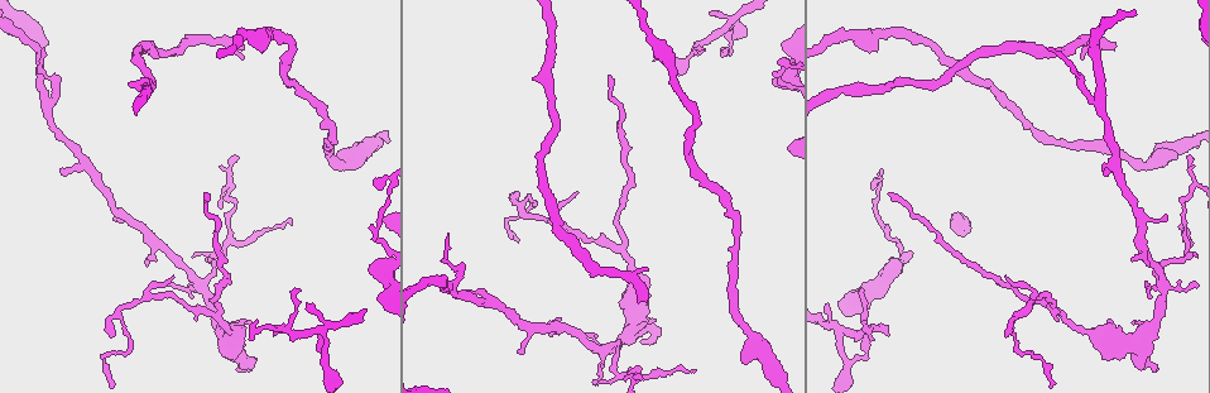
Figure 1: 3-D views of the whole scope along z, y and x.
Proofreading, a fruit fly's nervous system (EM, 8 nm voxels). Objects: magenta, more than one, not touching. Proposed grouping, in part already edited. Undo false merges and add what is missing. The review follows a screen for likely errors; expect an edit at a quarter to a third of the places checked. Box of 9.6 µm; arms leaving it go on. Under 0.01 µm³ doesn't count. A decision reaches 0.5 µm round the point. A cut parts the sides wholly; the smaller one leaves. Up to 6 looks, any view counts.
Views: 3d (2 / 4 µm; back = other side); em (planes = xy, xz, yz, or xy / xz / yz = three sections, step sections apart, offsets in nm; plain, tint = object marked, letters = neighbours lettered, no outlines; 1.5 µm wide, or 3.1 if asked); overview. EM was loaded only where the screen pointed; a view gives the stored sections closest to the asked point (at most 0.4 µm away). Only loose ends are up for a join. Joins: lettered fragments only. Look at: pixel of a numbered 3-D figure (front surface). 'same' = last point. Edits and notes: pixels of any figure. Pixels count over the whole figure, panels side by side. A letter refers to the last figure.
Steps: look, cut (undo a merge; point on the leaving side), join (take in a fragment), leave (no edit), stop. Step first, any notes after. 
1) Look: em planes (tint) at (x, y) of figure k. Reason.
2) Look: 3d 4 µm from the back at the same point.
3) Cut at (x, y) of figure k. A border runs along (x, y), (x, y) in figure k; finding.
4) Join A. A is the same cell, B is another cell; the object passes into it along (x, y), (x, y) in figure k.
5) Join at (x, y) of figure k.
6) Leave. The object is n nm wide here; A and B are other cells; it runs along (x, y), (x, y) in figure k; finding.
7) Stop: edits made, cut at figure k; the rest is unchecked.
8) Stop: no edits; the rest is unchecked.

Look: em planes (letters) at (290, 218) of figure 1. Thin end.

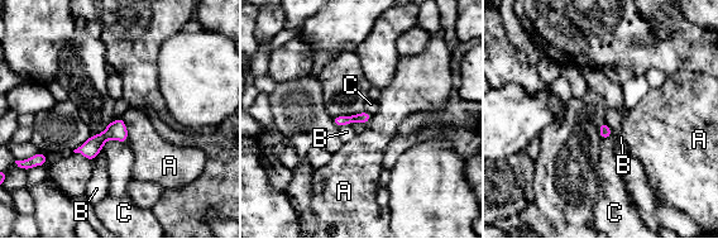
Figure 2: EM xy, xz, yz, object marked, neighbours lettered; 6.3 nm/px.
Leave. A, B and C are other cells; a border runs along (121, 116), (128, 142) in figure 2; none of them fits.

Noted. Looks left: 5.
Look: 3d 4 µm at (301, 291) of figure 1.

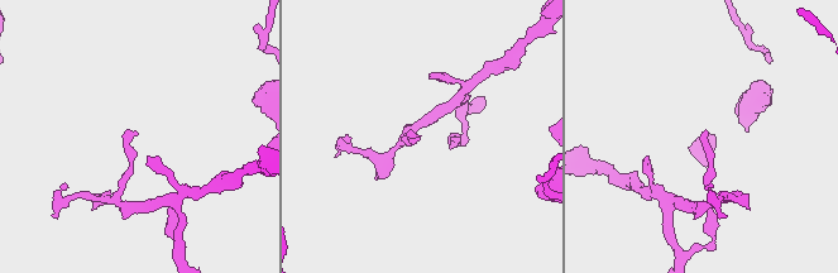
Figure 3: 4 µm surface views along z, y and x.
Look: em xy step 4 (letters) at (418, 136) of figure 3. Need the tissue.

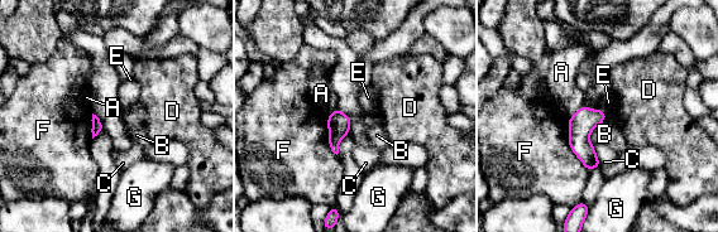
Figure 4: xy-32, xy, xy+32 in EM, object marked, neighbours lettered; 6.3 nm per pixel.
Leave. A, B, C, D, E, F and G are other cells; a border runs along (604, 120), (592, 130), (588, 140) in figure 4; none of them fits.

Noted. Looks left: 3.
Look: 3d 2 µm at (1157, 365) of figure 1. Branch stops here.

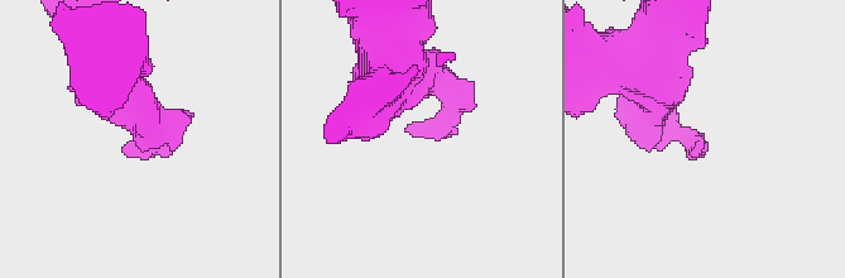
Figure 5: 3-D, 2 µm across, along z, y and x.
Look: em planes (tint) at (700, 143) of figure 5.

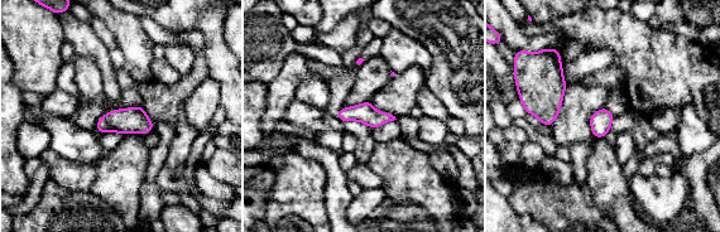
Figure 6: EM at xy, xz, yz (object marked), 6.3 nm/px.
Look: em planes (letters) at the same point. What lies round it.

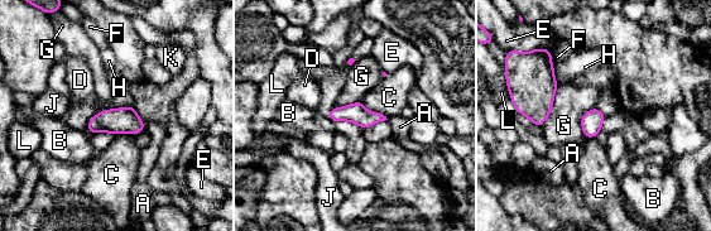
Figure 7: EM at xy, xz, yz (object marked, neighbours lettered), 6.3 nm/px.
Leave. The object is 130 nm wide here; A, B, C, D, E, F, G, H, J, K and L are other cells; a border runs along (558, 85), (549, 115), (539, 128) in figure 7; no lettered fragment goes on from it.

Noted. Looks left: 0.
Stop: no edits; the rest is unchecked.

